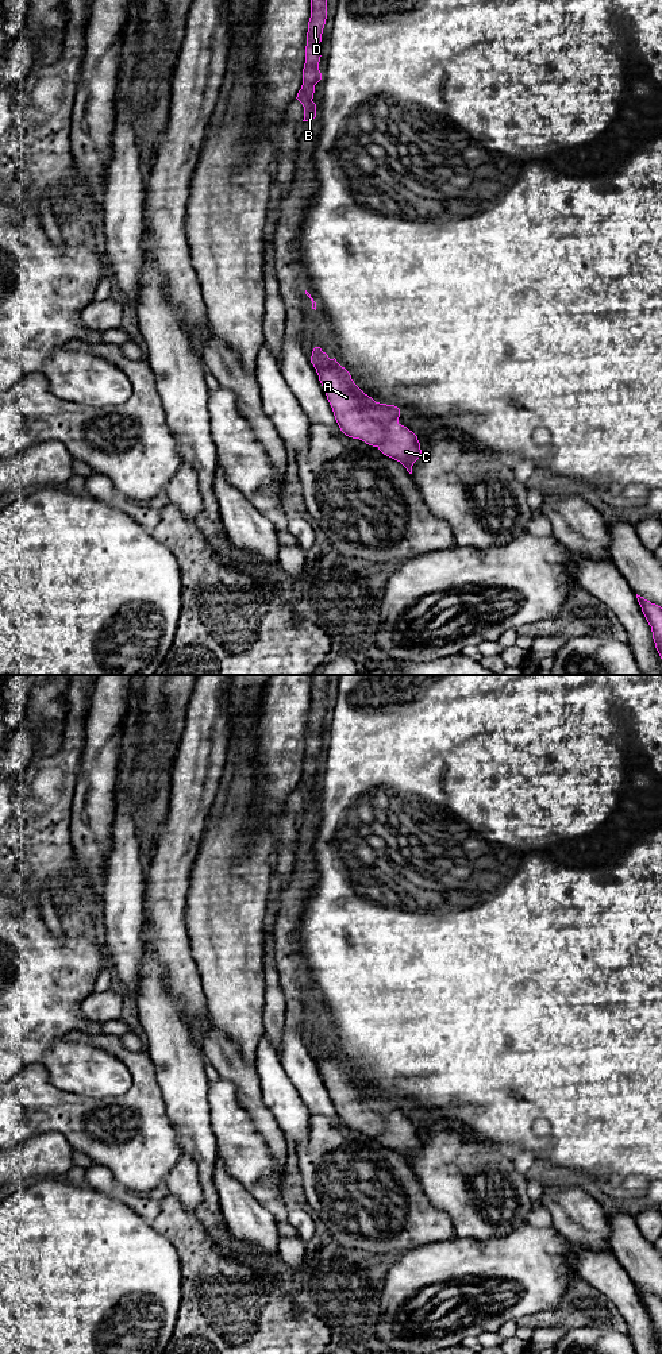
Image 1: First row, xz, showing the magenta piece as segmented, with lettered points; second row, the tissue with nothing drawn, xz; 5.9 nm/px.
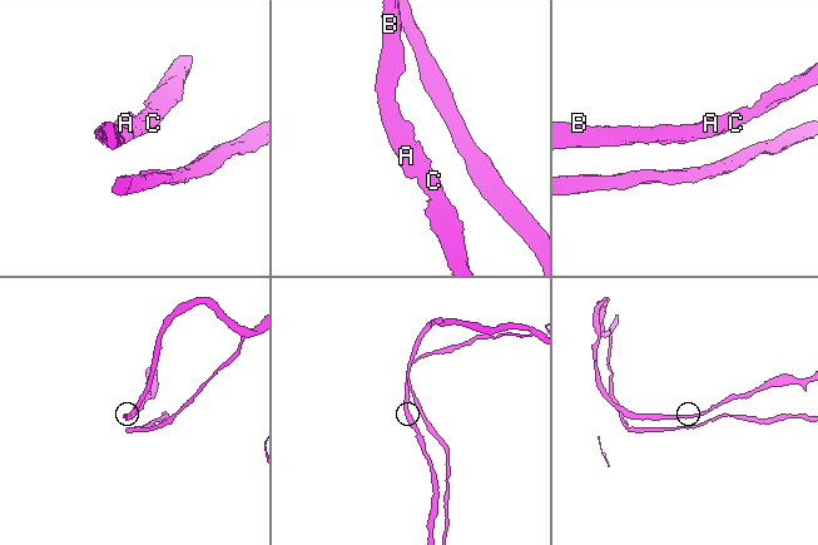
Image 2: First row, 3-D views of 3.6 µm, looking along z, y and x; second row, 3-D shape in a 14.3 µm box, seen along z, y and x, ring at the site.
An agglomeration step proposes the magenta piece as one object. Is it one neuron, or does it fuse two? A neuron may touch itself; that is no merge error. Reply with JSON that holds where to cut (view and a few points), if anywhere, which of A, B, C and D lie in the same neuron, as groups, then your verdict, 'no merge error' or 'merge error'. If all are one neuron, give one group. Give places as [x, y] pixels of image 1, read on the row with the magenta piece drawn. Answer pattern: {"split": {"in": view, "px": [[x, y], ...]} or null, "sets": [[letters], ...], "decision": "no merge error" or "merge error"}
{"split": null, "sets": [["A", "B", "C", "D"]], "decision": "no merge error"}

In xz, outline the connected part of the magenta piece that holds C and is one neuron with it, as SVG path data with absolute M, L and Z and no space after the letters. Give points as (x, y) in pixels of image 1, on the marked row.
M315 347L311 363L332 408L340 431L377 447L384 455L400 462L409 474L422 450L417 436L399 423L400 409L376 402L351 379L350 373L336 359L330 359Z

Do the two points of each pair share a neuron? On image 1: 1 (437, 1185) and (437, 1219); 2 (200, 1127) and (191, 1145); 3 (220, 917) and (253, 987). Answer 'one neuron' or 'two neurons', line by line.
1: two neurons
2: one neuron
3: one neuron

